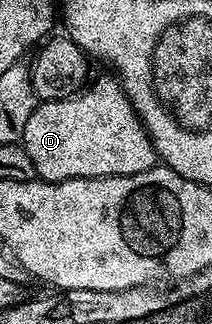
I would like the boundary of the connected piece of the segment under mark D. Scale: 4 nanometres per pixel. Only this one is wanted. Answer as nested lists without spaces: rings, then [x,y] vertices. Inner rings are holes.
[[[107,75],[100,76],[94,84],[91,82],[69,99],[39,102],[32,117],[28,117],[21,145],[28,157],[32,157],[34,174],[39,180],[59,183],[65,179],[135,175],[155,166],[154,143],[146,126],[134,112],[122,84],[117,78]]]

